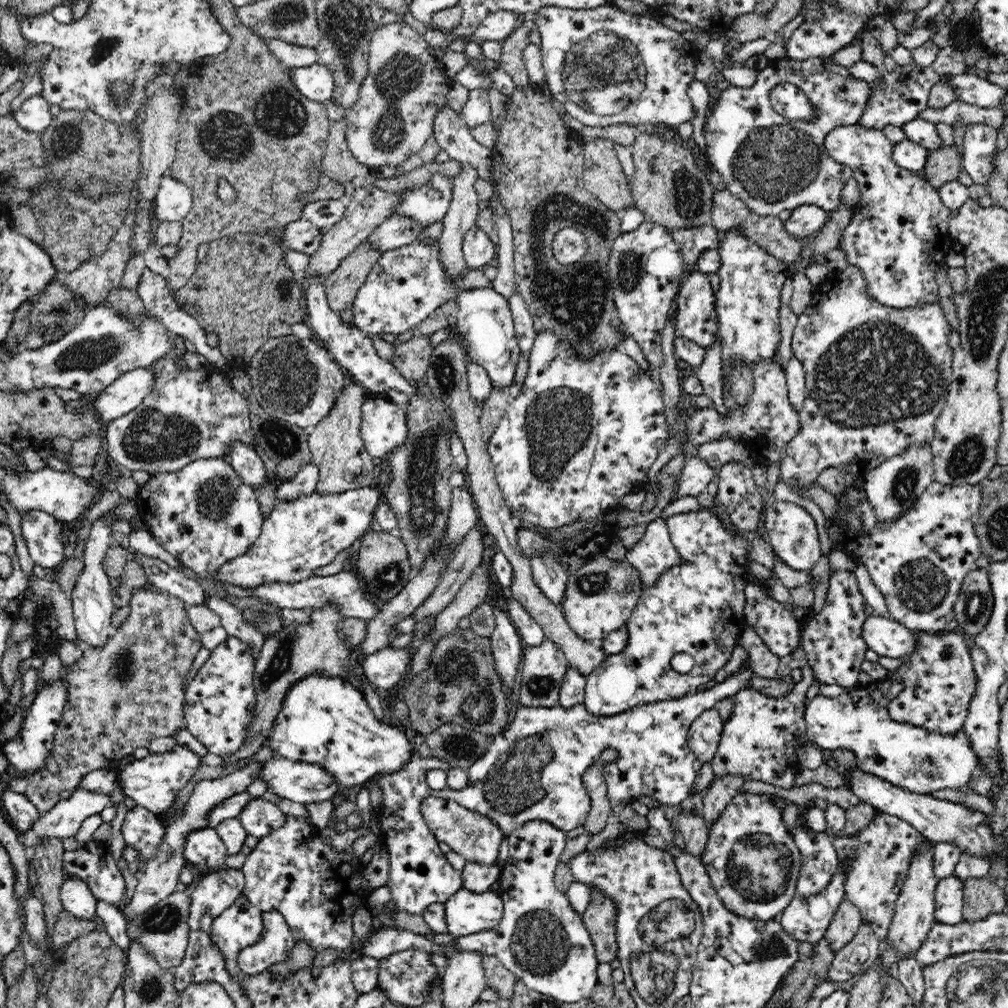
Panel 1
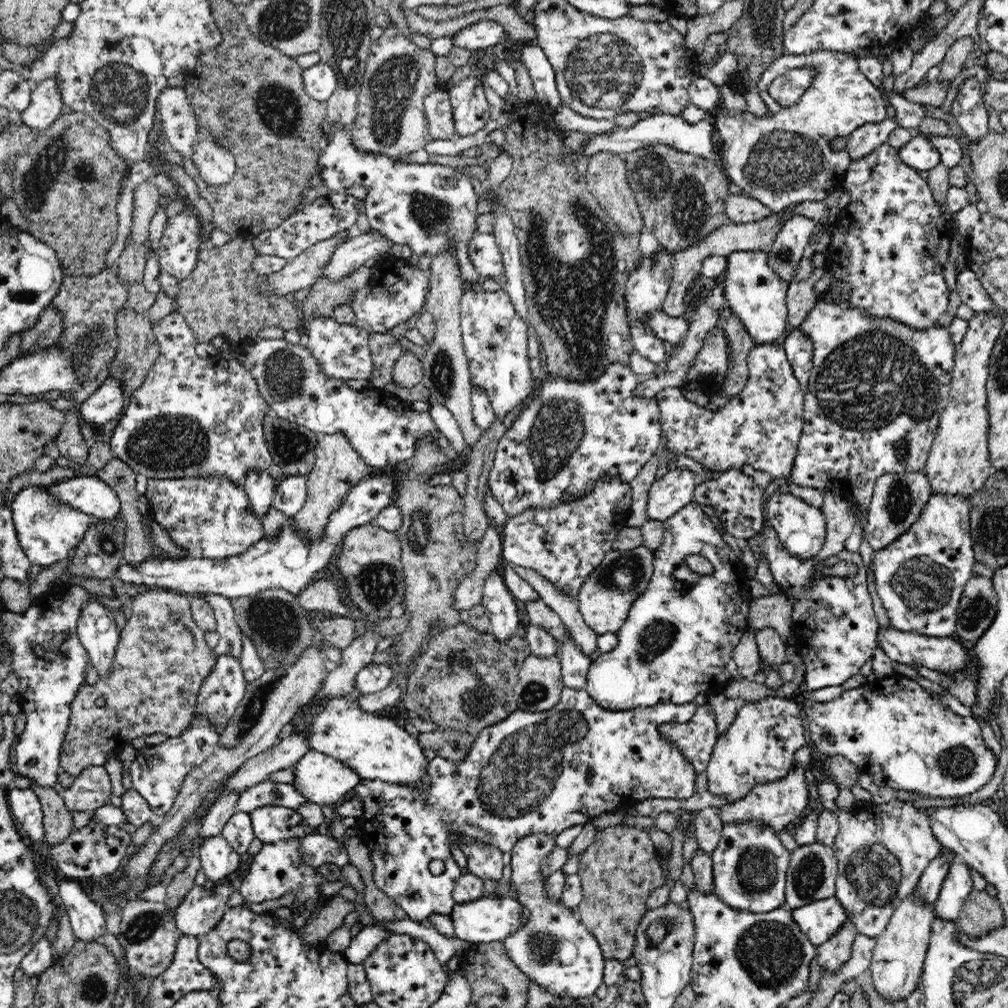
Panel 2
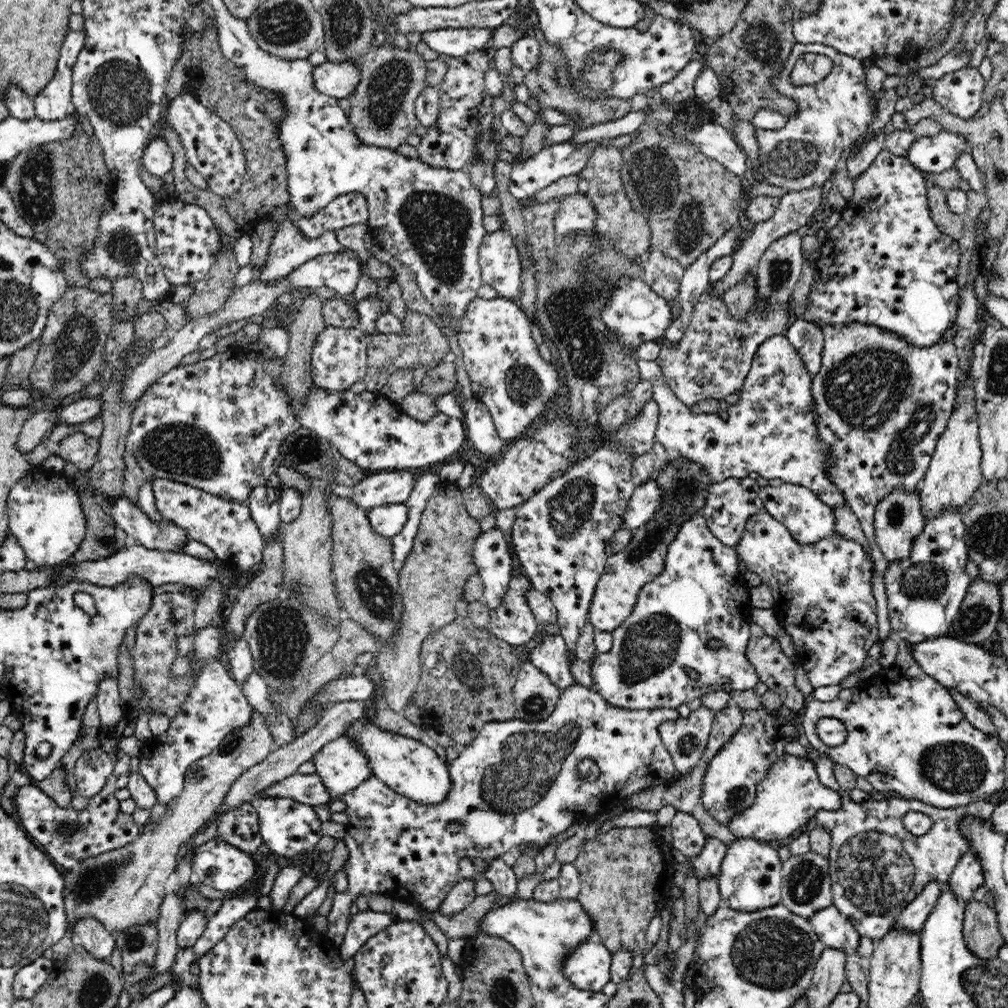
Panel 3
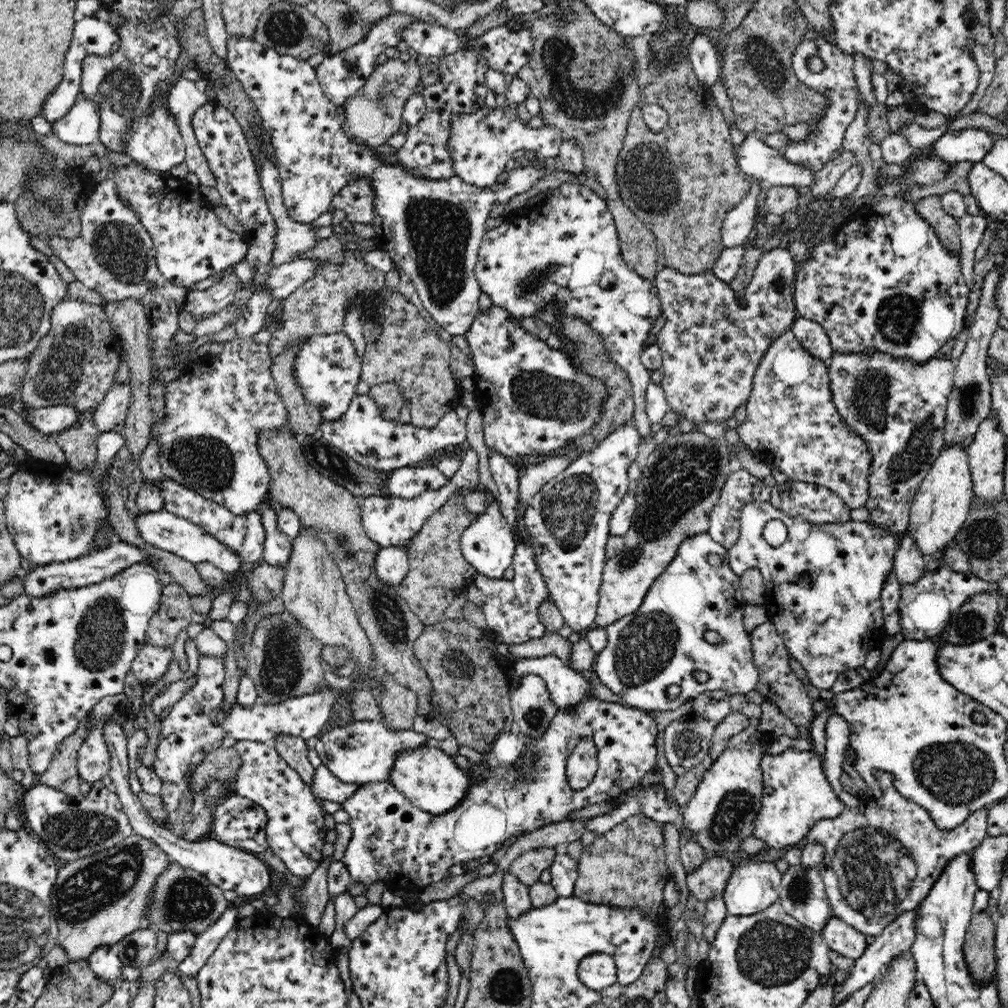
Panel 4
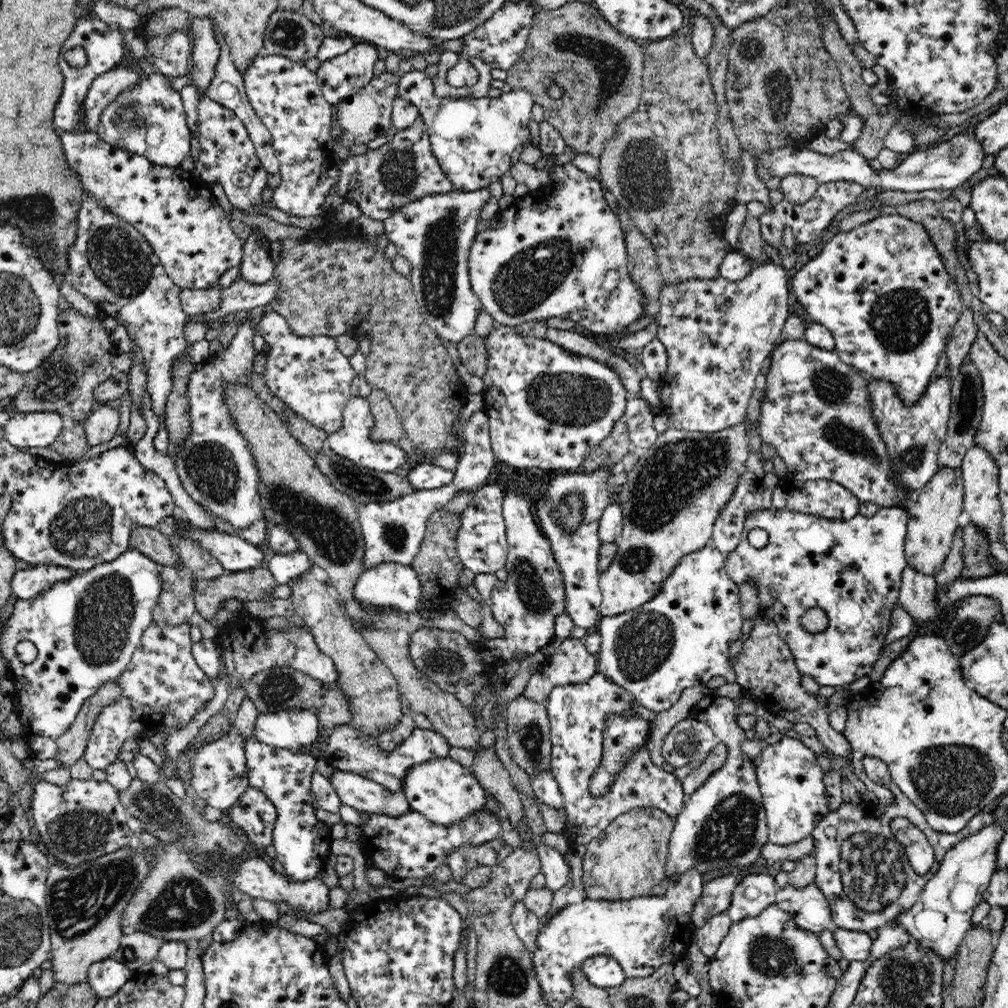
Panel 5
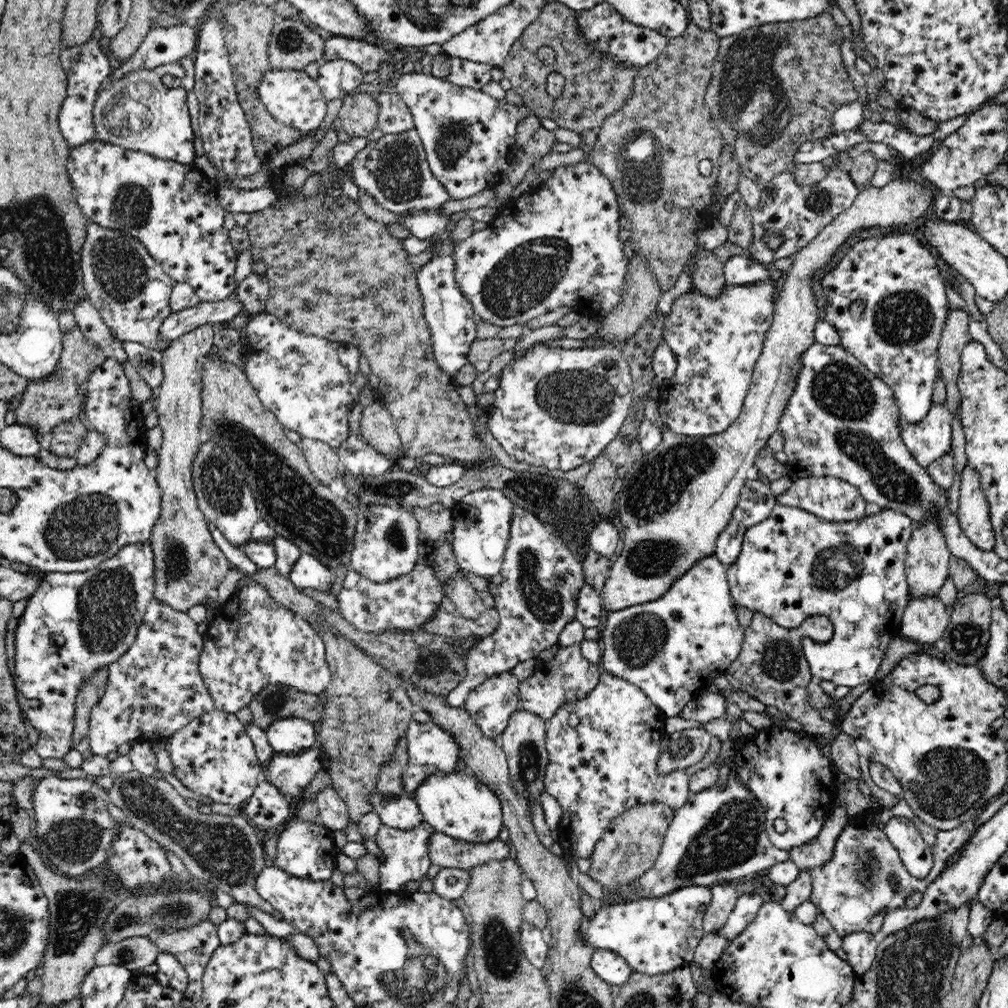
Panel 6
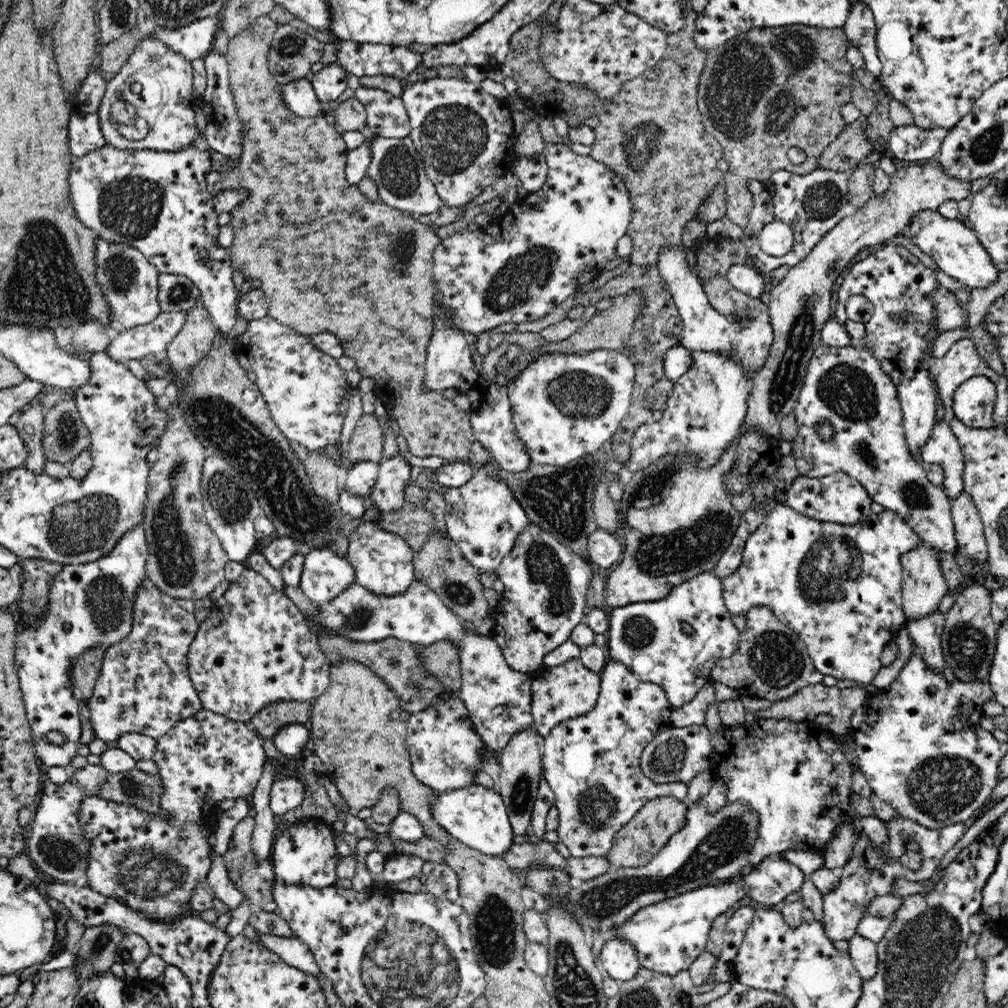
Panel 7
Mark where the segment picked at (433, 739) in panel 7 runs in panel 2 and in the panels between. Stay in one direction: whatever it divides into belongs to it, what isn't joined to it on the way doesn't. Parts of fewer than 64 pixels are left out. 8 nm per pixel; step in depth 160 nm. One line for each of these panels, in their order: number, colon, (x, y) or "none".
2: (323, 780)
3: (342, 766)
4: (362, 752)
5: (347, 749)
6: (430, 749)

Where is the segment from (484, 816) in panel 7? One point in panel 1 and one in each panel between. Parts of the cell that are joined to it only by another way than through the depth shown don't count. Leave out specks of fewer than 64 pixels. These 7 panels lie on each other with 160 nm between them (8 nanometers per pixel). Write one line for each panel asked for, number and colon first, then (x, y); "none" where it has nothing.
1: (324, 720)
2: (375, 747)
3: (410, 767)
4: (430, 779)
5: (444, 791)
6: (456, 803)

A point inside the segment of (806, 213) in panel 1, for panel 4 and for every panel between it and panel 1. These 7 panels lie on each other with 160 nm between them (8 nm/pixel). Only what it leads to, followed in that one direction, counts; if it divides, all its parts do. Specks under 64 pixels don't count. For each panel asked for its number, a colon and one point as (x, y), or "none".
2: (784, 255)
3: (712, 359)
4: (713, 340)

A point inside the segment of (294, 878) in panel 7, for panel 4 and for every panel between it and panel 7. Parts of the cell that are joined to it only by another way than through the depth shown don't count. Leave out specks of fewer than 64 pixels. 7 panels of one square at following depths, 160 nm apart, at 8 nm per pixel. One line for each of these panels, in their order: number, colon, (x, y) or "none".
4: (295, 831)
5: (300, 839)
6: (305, 849)

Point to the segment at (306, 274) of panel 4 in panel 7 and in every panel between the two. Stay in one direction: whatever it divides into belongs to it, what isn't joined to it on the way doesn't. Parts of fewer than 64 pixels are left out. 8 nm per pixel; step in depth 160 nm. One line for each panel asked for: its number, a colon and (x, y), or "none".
5: (242, 295)
6: (179, 323)
7: (153, 338)

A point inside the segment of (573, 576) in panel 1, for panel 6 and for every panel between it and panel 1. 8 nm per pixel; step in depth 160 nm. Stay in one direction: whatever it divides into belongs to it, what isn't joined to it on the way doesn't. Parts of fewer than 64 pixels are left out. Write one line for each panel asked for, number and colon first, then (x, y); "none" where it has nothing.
2: (604, 600)
3: (684, 483)
4: (681, 481)
5: (673, 494)
6: (674, 502)

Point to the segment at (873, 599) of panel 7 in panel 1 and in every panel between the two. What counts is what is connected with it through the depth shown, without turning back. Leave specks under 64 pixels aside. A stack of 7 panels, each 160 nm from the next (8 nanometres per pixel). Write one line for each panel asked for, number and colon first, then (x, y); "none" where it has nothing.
1: (833, 642)
2: (835, 628)
3: (824, 600)
4: (824, 600)
5: (852, 569)
6: (793, 565)

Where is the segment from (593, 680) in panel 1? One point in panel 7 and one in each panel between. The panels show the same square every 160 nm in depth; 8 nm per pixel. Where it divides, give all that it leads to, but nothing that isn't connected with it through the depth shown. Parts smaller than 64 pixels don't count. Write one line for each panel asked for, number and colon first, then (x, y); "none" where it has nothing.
2: (678, 640)
3: (701, 594)
4: (661, 644)
5: (680, 639)
6: (672, 648)
7: (675, 643)

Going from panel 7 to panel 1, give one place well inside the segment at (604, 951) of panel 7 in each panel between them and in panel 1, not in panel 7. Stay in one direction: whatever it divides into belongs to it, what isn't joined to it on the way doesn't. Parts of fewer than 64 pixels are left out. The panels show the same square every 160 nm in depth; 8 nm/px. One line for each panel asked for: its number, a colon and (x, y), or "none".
1: (540, 938)
2: (553, 948)
3: (587, 967)
4: (597, 970)
5: (602, 971)
6: (610, 967)

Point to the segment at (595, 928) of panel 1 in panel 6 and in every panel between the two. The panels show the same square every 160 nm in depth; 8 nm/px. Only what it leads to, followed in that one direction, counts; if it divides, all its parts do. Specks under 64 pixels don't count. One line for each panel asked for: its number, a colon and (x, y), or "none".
2: (618, 871)
3: (625, 873)
4: (625, 868)
5: (628, 859)
6: (630, 845)

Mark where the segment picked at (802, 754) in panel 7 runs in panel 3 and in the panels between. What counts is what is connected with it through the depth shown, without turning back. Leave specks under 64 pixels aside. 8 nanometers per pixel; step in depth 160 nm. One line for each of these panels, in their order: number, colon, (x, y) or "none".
3: (786, 800)
4: (796, 794)
5: (790, 779)
6: (788, 774)

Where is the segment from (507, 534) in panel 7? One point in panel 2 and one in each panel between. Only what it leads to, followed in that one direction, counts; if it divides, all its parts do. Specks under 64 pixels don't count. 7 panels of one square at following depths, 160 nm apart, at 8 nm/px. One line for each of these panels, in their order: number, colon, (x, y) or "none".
2: (499, 602)
3: (494, 558)
4: (488, 545)
5: (482, 546)
6: (481, 529)

